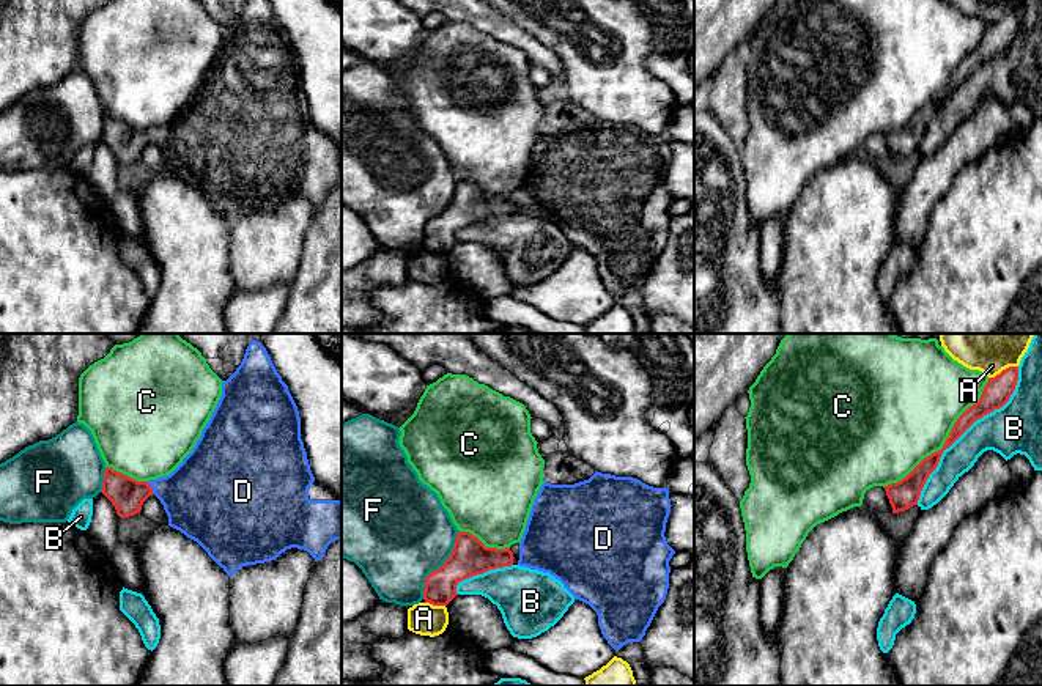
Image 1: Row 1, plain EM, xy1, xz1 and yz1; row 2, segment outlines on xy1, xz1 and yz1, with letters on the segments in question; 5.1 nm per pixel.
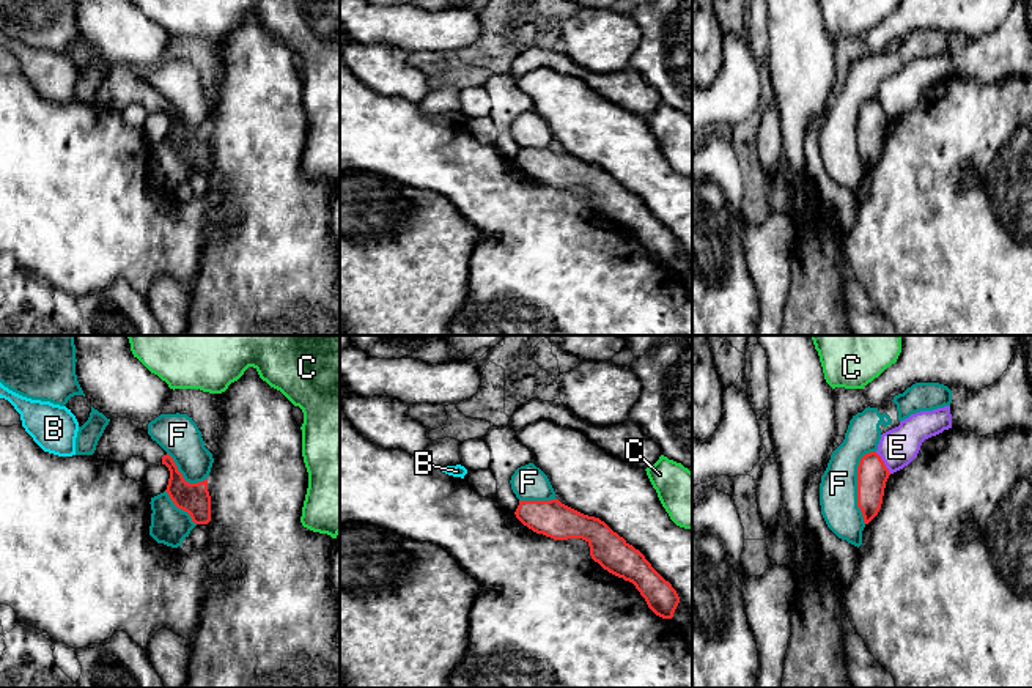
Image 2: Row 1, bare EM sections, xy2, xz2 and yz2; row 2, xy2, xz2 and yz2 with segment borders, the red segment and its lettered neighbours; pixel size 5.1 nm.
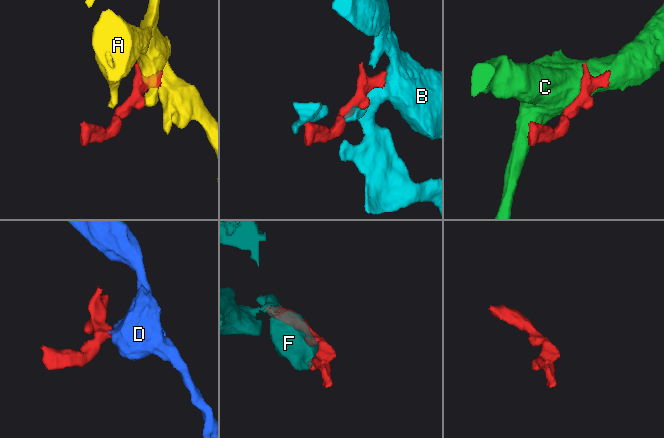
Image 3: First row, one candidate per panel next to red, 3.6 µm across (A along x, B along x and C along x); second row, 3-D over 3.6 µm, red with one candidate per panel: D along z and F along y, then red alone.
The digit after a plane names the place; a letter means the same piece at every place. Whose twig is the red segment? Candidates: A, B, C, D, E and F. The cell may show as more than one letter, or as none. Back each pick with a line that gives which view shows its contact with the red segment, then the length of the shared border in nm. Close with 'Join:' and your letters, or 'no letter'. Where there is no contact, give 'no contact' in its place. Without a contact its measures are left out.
D: xy1 | 70 nm
Join: D

